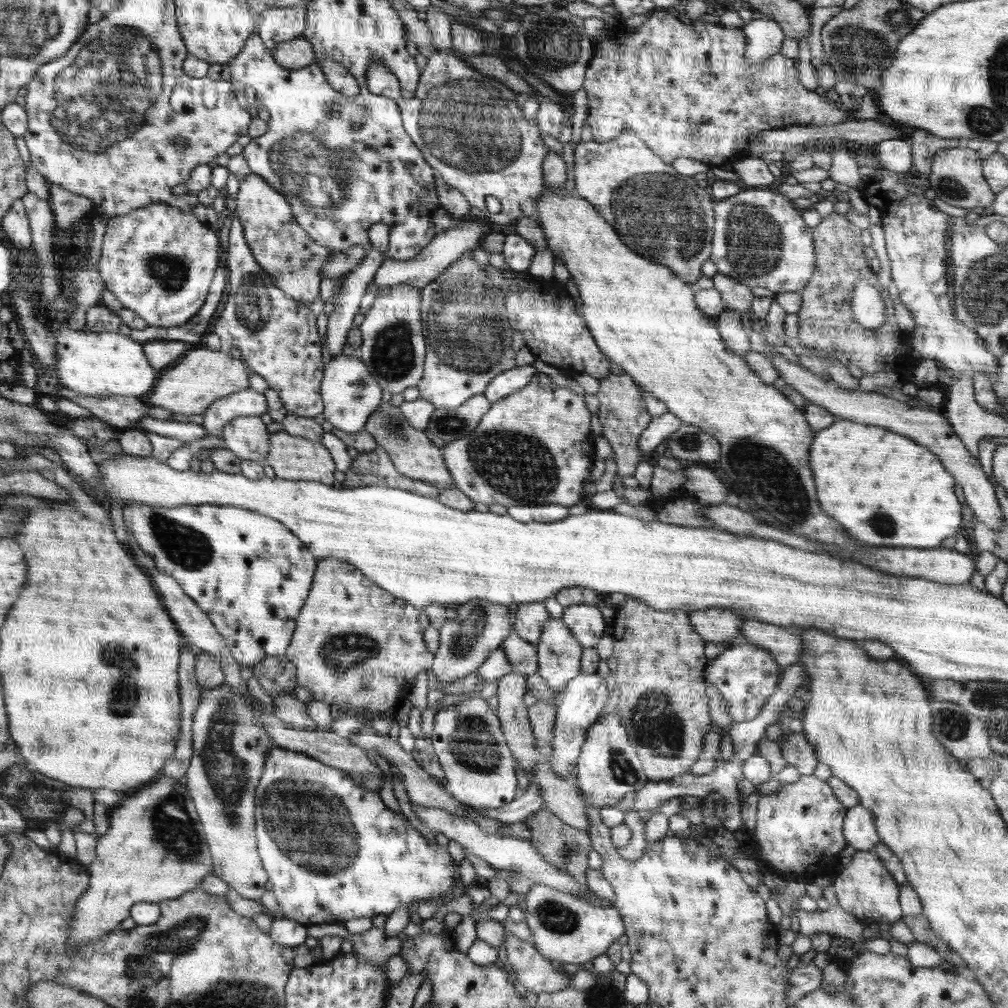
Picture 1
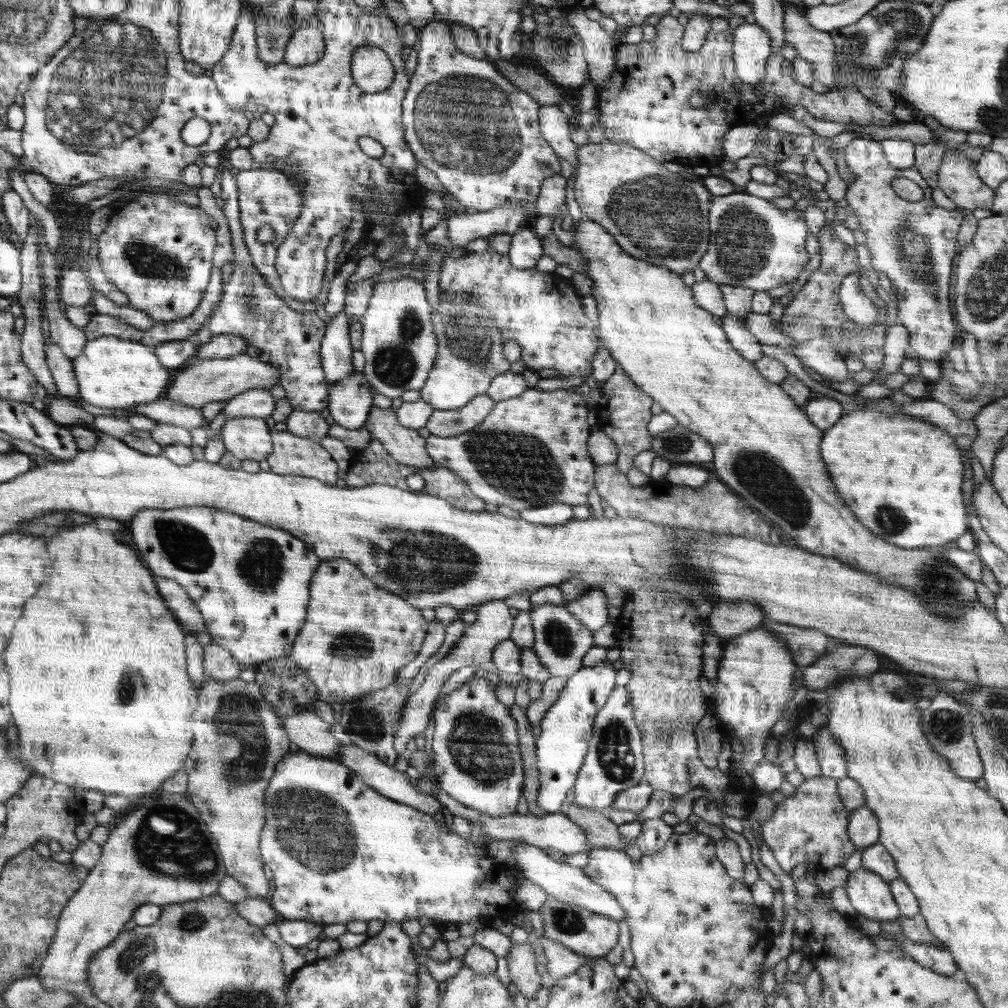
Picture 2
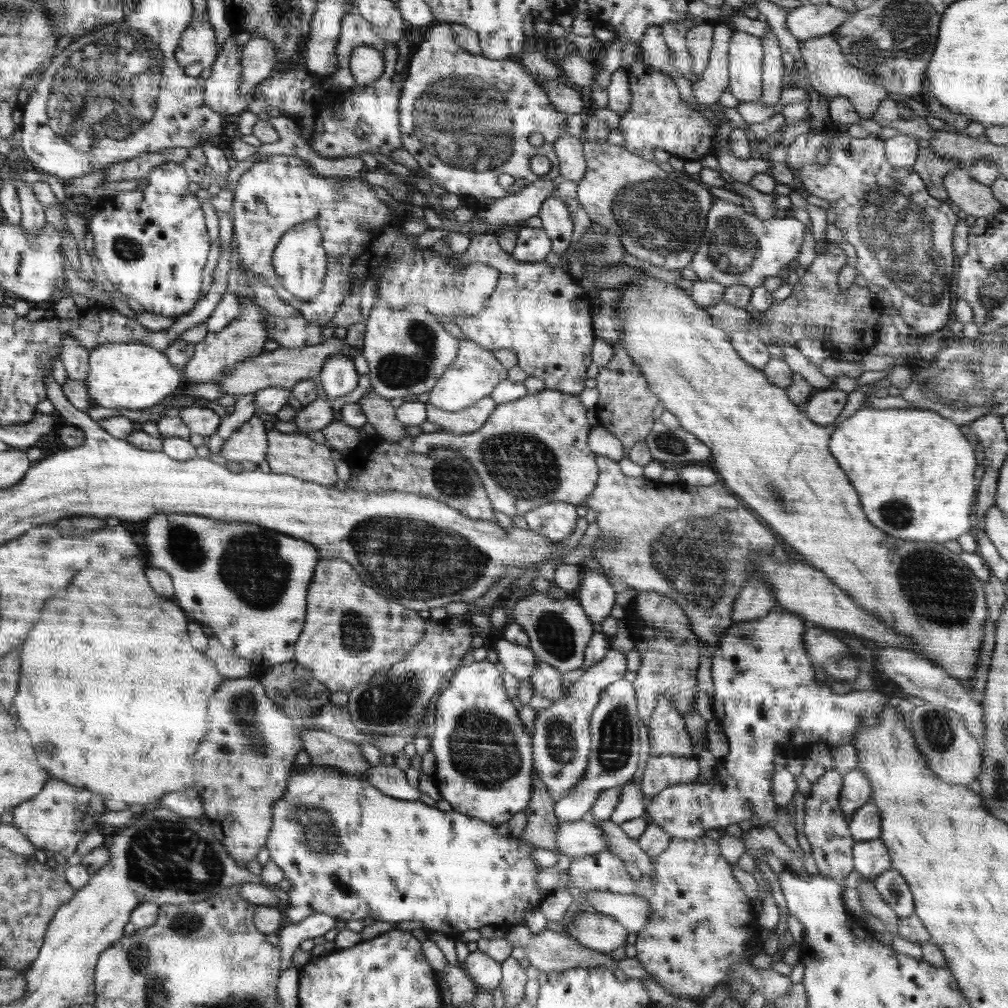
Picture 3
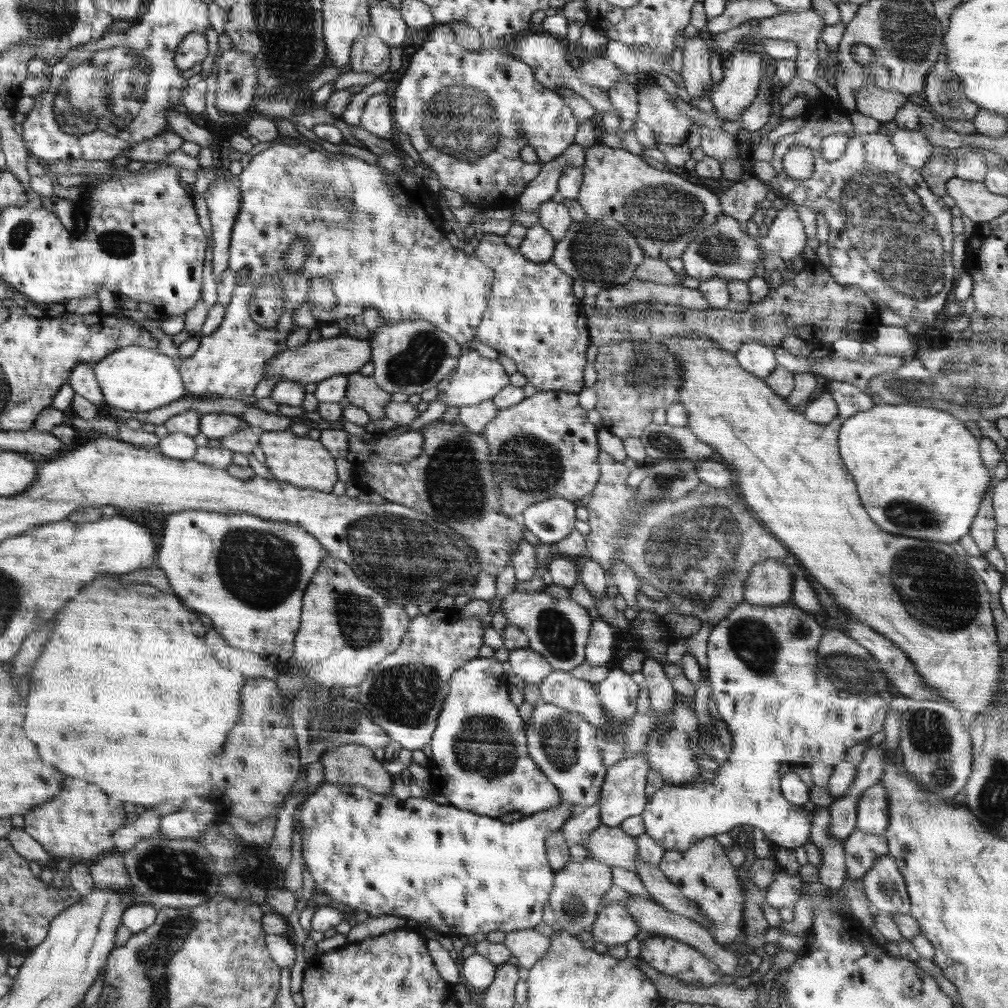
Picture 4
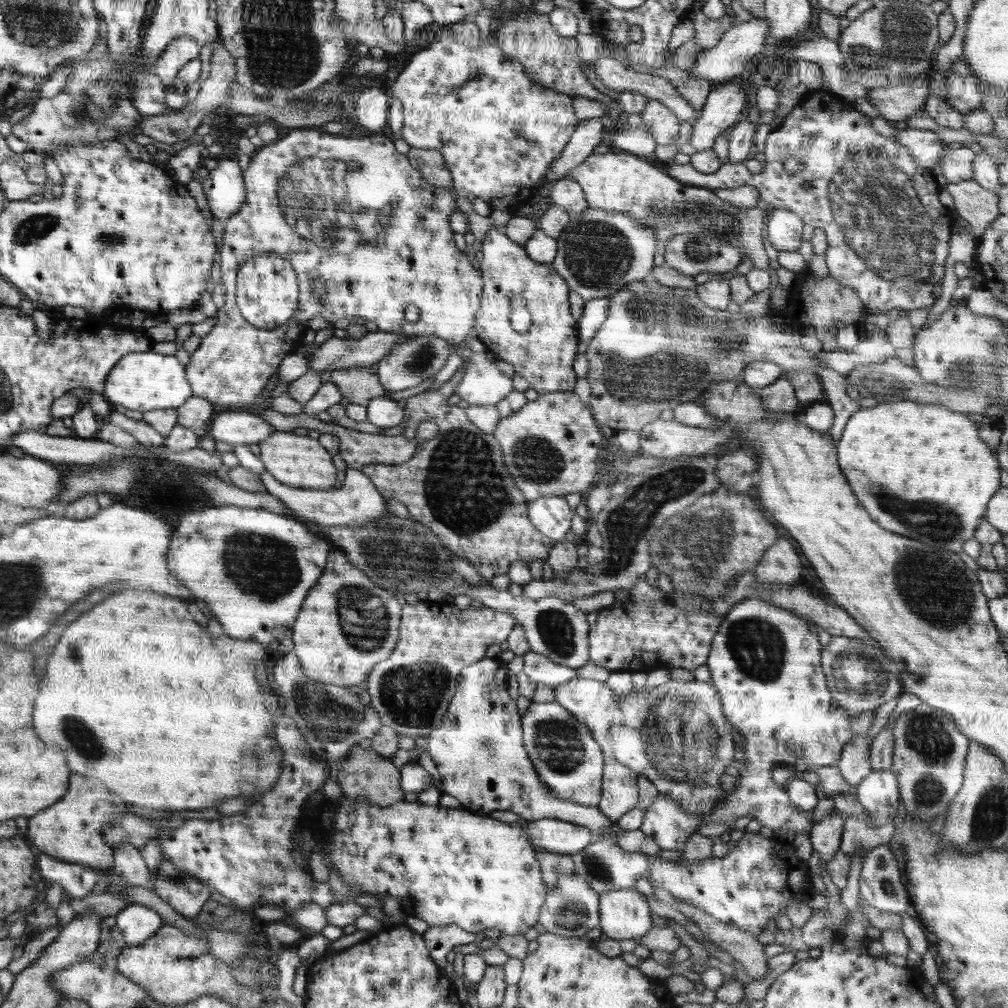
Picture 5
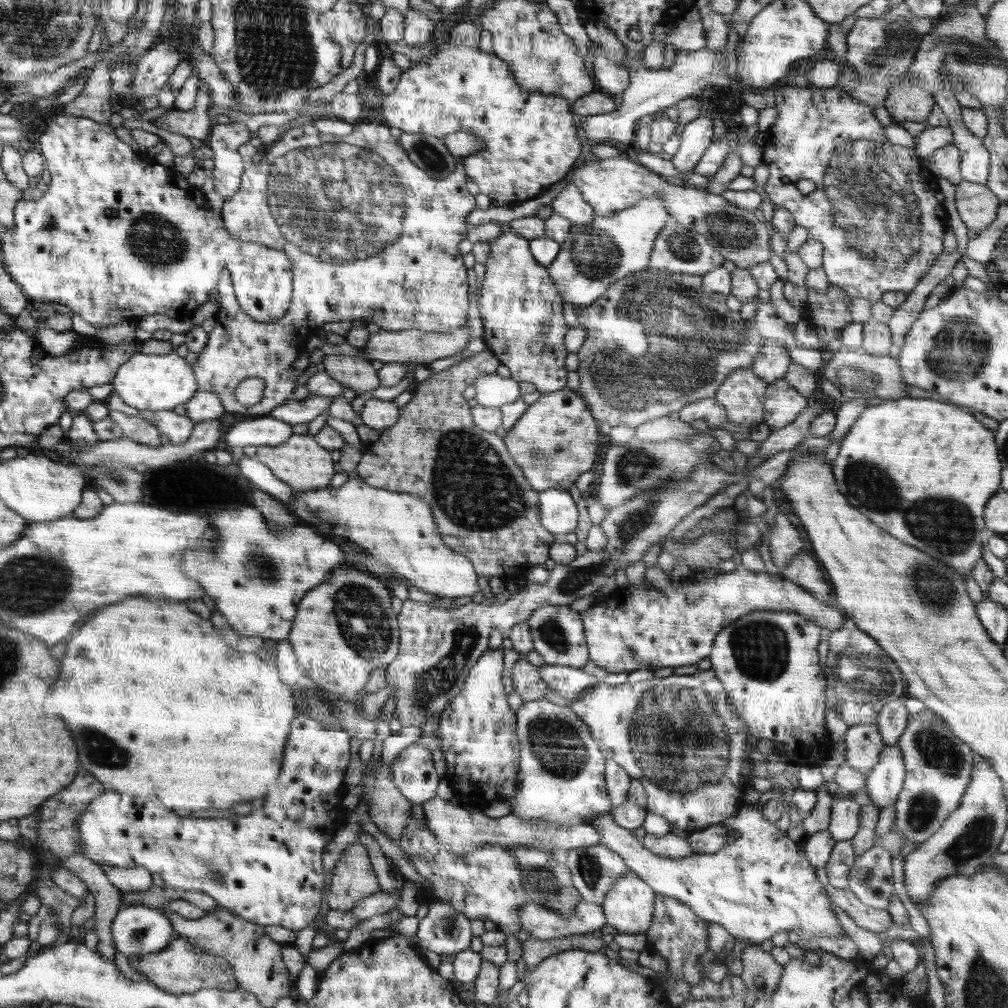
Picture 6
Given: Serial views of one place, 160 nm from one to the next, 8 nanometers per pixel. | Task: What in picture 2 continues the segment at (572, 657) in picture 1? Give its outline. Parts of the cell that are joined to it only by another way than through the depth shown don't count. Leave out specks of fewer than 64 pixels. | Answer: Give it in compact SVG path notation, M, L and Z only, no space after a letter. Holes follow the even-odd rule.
M545 603L531 607L531 619L535 630L535 643L533 648L541 663L550 671L550 676L572 676L583 667L584 655L594 646L593 632L588 630L581 622L569 613L563 605Z

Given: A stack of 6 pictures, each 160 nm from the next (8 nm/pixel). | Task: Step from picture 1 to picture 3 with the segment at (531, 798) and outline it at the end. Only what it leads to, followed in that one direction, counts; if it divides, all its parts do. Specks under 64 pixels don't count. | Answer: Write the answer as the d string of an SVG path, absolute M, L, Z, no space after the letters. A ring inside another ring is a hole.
M611 648L607 654L607 659L599 660L584 670L582 676L568 688L568 694L562 700L538 712L534 721L534 733L531 734L534 772L555 801L568 795L582 780L590 762L592 712L600 703L604 689L623 678L627 670L626 655L621 650Z

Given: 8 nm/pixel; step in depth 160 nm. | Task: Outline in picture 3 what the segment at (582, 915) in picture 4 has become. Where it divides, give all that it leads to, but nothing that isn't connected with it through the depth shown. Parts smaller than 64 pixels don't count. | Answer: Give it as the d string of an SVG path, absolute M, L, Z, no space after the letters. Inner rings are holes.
M705 835L698 836L698 838L694 838L694 840L671 840L669 845L657 857L653 857L652 859L654 867L653 873L650 876L642 874L640 878L635 880L626 872L626 863L619 856L614 856L610 851L597 852L596 854L586 855L580 858L575 857L568 865L568 868L566 868L569 874L569 880L567 880L566 890L561 891L561 893L572 895L575 904L579 907L583 904L585 906L587 905L585 896L587 892L590 891L610 891L618 894L635 894L636 896L641 896L648 903L649 909L651 910L651 920L646 922L637 932L637 940L635 943L637 954L635 957L639 960L640 964L642 964L646 973L648 973L649 976L653 976L653 978L657 980L657 984L664 988L668 994L674 996L674 998L696 1001L698 998L708 997L708 994L710 994L720 982L731 982L729 980L730 969L732 969L739 960L743 960L743 958L748 959L745 957L748 942L750 942L752 938L760 936L760 929L762 928L757 921L757 913L752 908L752 899L746 895L740 883L732 876L731 863L721 855L718 841L707 838Z

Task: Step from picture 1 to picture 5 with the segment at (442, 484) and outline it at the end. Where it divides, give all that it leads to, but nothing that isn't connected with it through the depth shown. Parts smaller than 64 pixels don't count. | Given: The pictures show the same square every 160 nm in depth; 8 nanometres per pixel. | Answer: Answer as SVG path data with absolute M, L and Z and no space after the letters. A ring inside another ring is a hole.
M355 367L332 370L332 382L350 403L368 406L374 398L387 395L388 391L381 384L380 377L368 372L368 368Z

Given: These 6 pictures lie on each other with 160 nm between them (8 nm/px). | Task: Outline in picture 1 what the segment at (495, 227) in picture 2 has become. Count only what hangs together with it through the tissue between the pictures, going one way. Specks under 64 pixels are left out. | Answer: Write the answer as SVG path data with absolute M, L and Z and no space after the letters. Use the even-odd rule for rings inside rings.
M472 218L462 219L462 223L458 224L458 227L438 233L438 236L434 237L434 240L430 241L430 245L422 249L422 252L416 258L407 261L386 259L382 263L381 268L378 268L377 275L373 277L377 296L380 295L382 289L402 283L414 286L420 290L424 289L430 285L430 282L438 279L438 276L442 276L442 272L458 257L477 249L481 239L491 232L490 226L484 224L484 222L474 222Z

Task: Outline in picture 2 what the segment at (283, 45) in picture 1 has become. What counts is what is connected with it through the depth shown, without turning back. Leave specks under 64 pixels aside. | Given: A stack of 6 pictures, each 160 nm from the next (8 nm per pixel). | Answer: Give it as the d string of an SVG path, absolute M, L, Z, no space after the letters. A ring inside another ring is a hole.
M312 16L298 26L287 42L283 62L290 66L314 64L322 58L325 44L320 21Z

